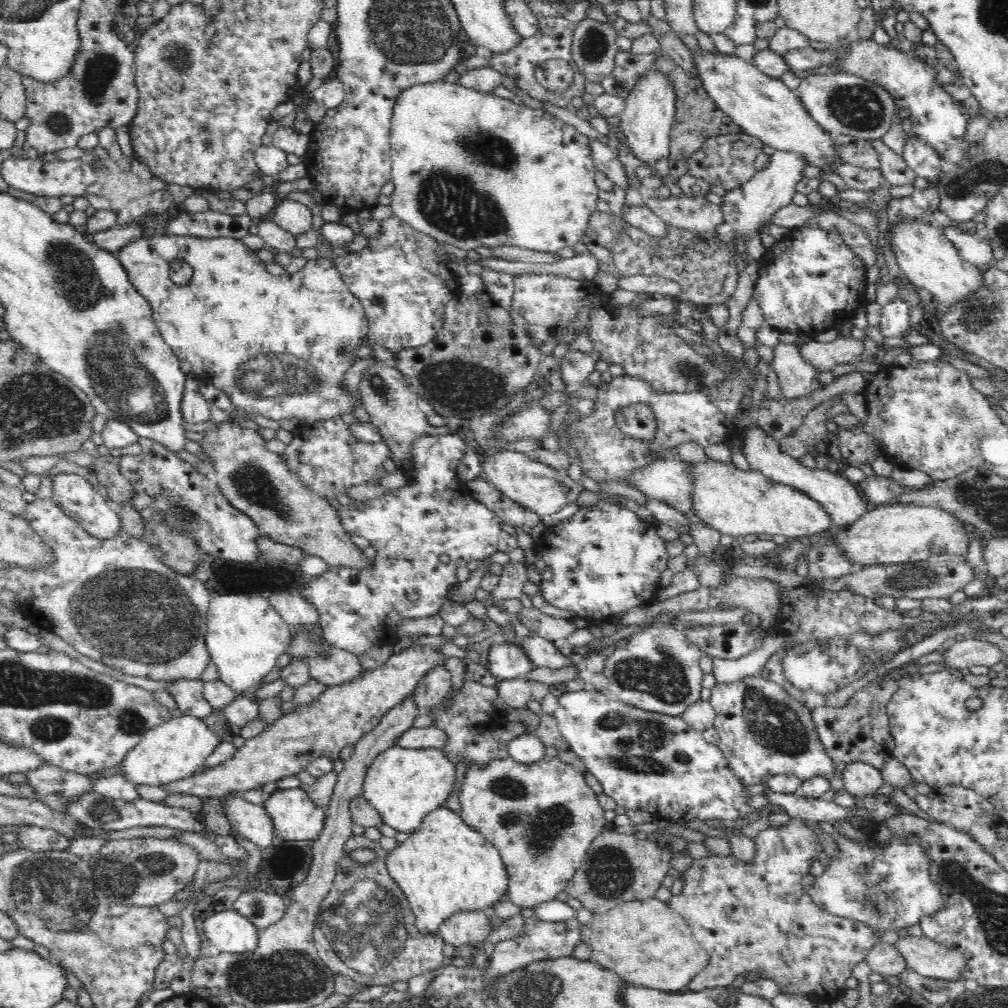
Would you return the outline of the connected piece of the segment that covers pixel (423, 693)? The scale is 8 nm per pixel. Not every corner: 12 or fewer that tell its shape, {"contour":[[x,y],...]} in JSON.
{"contour":[[445,667],[429,672],[414,692],[418,712],[432,712],[452,689]]}

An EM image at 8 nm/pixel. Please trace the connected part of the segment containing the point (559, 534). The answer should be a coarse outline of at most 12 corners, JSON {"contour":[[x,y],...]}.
{"contour":[[599,501],[546,528],[539,592],[588,625],[656,599],[658,523]]}

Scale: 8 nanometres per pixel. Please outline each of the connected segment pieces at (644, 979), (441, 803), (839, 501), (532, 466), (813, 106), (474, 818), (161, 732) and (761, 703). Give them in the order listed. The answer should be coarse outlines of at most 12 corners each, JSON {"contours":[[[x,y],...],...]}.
{"contours":[[[659,899],[593,914],[590,962],[683,992],[709,963]],[[394,745],[362,796],[411,833],[447,807],[458,782],[440,748]],[[756,422],[741,453],[751,471],[819,502],[848,528],[874,507],[846,476],[807,468]],[[518,451],[482,459],[494,488],[540,517],[584,485]],[[808,74],[794,91],[822,128],[880,140],[897,112],[884,85]],[[545,755],[472,762],[459,816],[508,895],[565,892],[610,829],[589,779]],[[171,717],[118,767],[162,788],[194,775],[221,742],[203,719]],[[748,676],[710,696],[744,786],[840,776],[811,715]]]}

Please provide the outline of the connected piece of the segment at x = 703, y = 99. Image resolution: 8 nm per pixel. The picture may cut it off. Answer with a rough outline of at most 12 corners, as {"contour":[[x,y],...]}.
{"contour":[[654,52],[651,70],[675,96],[672,160],[686,161],[714,136],[744,133],[699,80]]}

